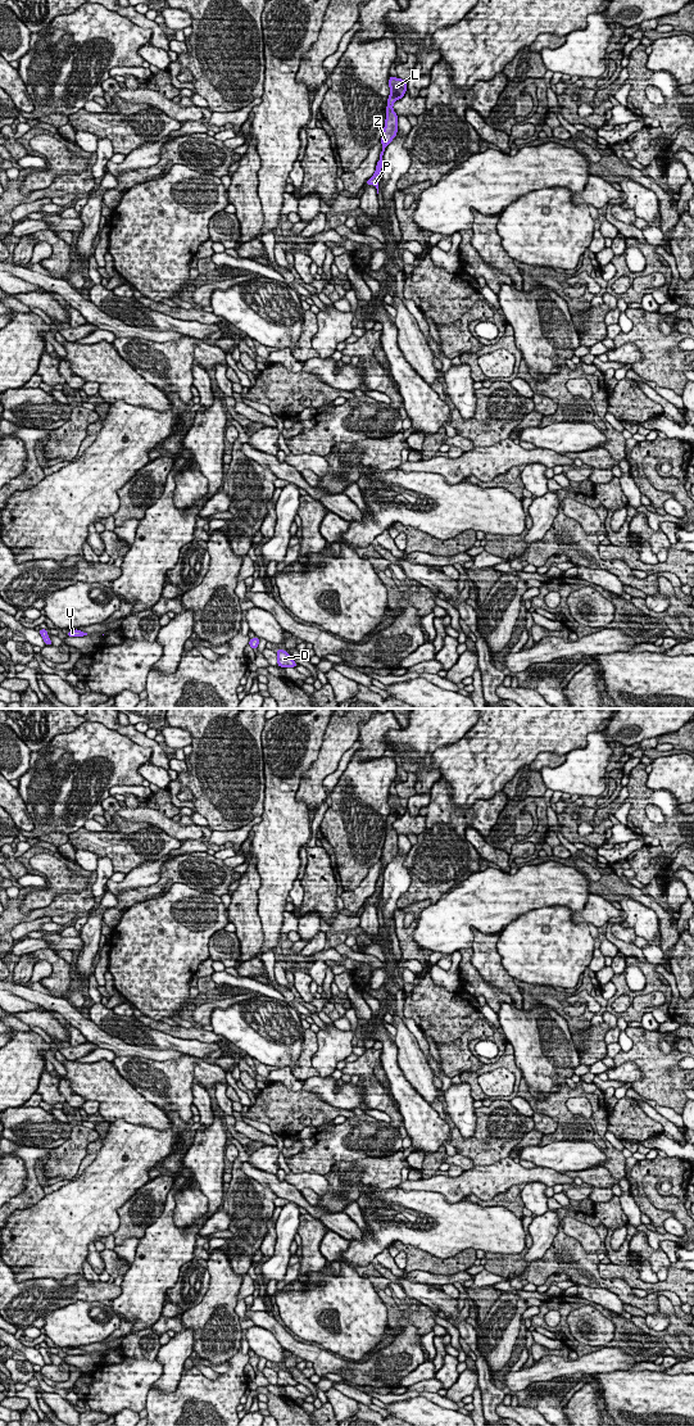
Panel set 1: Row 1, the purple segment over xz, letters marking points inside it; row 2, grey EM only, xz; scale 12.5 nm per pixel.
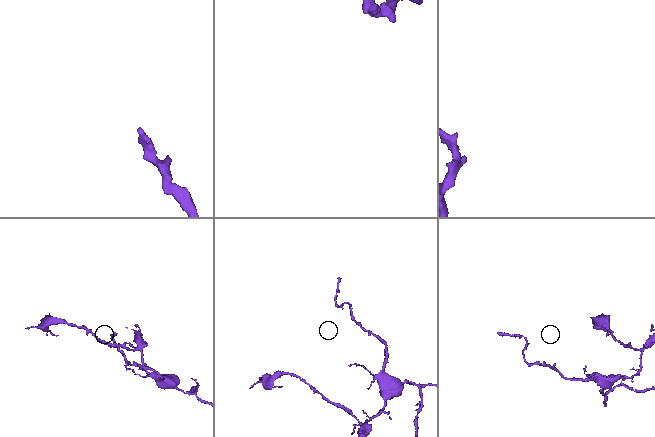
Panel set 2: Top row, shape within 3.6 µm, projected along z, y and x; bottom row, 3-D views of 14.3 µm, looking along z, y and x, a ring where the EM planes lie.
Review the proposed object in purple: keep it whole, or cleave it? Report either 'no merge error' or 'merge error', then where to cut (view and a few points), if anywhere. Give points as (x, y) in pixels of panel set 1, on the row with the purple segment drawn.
no merge error; no cut

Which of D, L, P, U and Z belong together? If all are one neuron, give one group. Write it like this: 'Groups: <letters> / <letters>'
Groups: D L P U Z

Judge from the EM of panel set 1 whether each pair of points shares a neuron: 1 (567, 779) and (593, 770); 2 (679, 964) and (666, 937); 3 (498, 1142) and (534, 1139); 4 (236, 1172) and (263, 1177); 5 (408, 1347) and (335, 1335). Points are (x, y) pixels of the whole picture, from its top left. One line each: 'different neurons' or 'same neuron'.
1: same neuron
2: different neurons
3: different neurons
4: different neurons
5: different neurons

